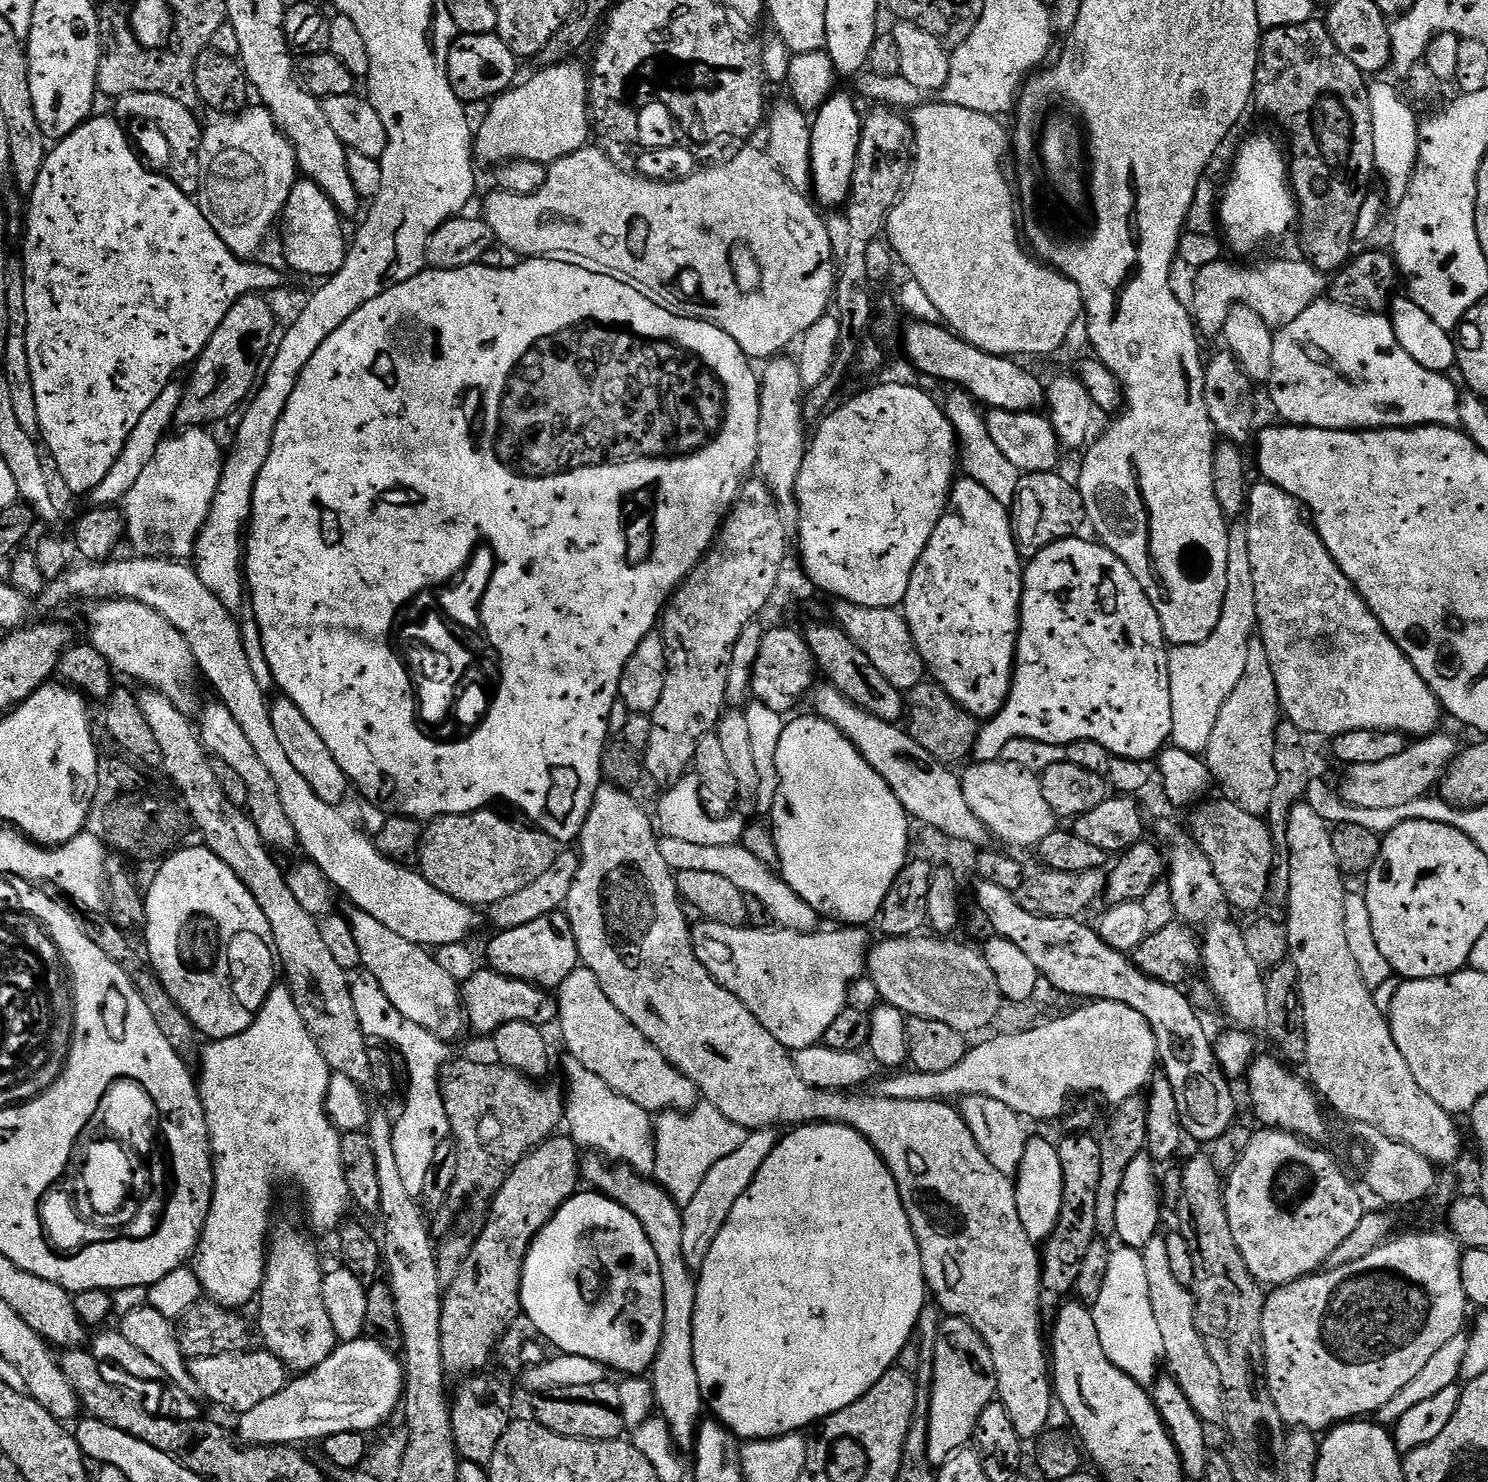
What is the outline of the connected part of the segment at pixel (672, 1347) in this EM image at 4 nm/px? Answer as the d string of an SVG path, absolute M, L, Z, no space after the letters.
M588 1154L581 1159L580 1174L583 1183L589 1189L602 1196L617 1200L638 1222L652 1243L655 1267L662 1274L664 1291L664 1329L662 1342L656 1355L656 1361L650 1369L652 1389L656 1395L656 1408L659 1415L669 1426L669 1432L677 1449L695 1449L696 1433L706 1412L702 1398L702 1386L698 1382L696 1365L696 1347L694 1346L694 1322L696 1321L696 1285L694 1269L686 1266L686 1257L682 1252L682 1222L684 1213L665 1188L661 1188L655 1179L635 1172L626 1164L609 1162L599 1154Z

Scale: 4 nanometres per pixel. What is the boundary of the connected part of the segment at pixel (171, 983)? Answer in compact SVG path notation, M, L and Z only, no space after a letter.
M206 846L188 847L171 853L159 865L161 868L148 892L146 888L142 917L144 940L148 943L146 959L162 986L166 986L170 998L174 998L188 1015L197 1033L201 1037L208 1036L204 1038L209 1041L225 1040L246 1031L256 1020L260 1005L267 1000L273 983L272 972L256 964L277 963L276 943L270 922L266 922L266 914L262 914L262 906L254 902L254 894L241 882L238 874L234 874L234 870Z

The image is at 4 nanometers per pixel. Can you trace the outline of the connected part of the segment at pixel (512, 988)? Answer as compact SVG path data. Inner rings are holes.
M487 966L477 967L474 978L463 981L462 999L466 1009L466 1020L476 1032L485 1038L491 1037L506 1022L530 1022L543 1029L547 1024L555 1025L558 1020L558 1000L547 988L537 988L518 978L498 974Z

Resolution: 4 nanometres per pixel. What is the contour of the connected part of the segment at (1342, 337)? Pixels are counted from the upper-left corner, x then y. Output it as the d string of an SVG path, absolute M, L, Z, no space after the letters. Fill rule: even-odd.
M1321 298L1275 333L1266 388L1277 414L1284 419L1281 421L1292 426L1343 432L1365 428L1419 428L1422 424L1455 428L1460 422L1461 393L1456 392L1448 378L1445 373L1418 366L1418 362L1402 350L1387 315L1362 312Z

